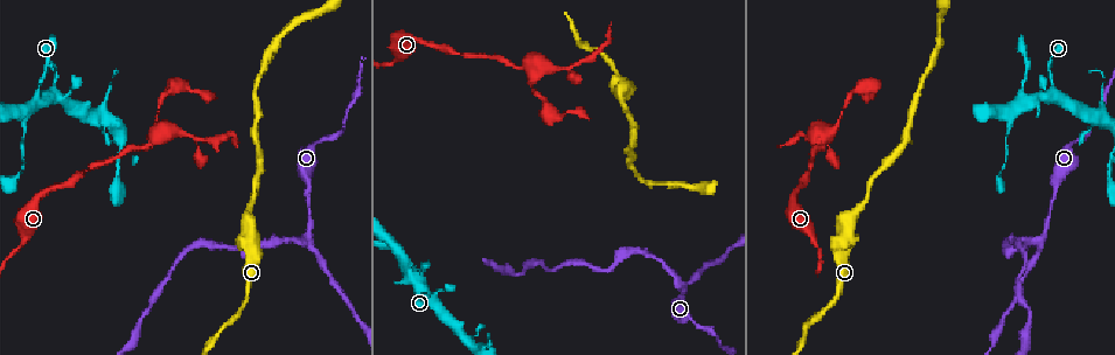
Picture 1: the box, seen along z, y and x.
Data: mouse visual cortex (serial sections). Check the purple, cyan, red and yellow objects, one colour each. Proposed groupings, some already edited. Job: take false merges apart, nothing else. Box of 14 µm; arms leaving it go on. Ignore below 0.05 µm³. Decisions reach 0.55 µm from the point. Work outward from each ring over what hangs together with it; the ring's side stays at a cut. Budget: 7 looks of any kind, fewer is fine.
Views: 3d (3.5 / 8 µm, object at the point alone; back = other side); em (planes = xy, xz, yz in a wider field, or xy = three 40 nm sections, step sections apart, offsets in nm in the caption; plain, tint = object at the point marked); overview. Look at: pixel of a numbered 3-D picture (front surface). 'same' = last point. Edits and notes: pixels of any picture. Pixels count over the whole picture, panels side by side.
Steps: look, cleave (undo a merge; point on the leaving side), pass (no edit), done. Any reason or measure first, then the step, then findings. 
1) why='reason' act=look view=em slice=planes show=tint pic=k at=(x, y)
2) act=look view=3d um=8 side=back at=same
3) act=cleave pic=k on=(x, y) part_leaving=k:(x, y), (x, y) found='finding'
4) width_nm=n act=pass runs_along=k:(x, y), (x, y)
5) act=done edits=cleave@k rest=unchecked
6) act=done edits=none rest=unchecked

why='sudden change in width' act=look view=3d um=3.5 side=back pic=1 at=(414, 37)

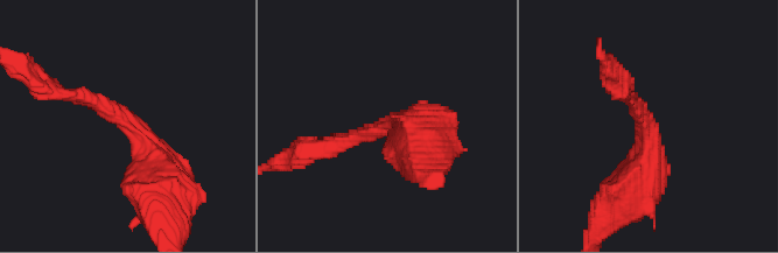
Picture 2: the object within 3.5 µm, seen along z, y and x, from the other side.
arm_widths_nm=200,500 why='now the EM' act=look view=em slice=xy step=2 show=tint pic=2 at=(642, 117)

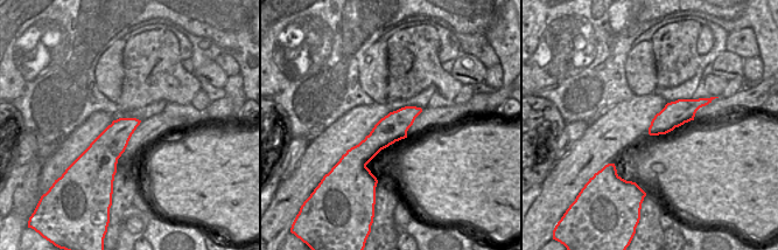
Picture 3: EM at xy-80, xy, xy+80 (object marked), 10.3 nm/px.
why='another direction' act=look view=em slice=xy step=3 show=tint at=same

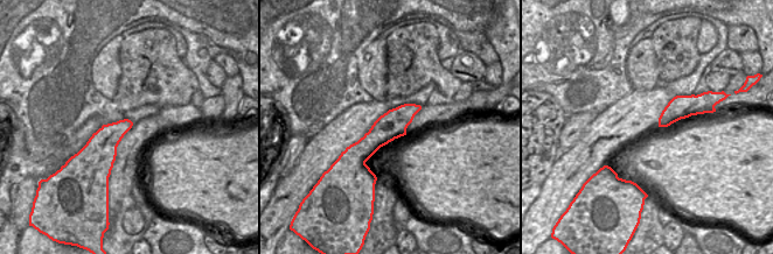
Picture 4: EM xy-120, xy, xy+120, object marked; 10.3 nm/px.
act=pass runs_along=4:(417, 107), (361, 152), (347, 152) found='continuous, no second cell'

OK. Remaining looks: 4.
why='sudden change in width' act=look view=3d um=3.5 pic=1 at=(535, 75)

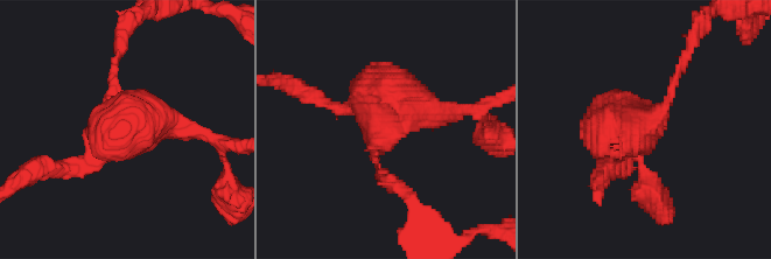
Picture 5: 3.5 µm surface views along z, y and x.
act=pass runs_along=5:(617, 169), (632, 130), (668, 102), (678, 72) found='one cell here'

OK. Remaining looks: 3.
why='a narrow waist' act=look view=3d um=8 pic=1 at=(692, 320)

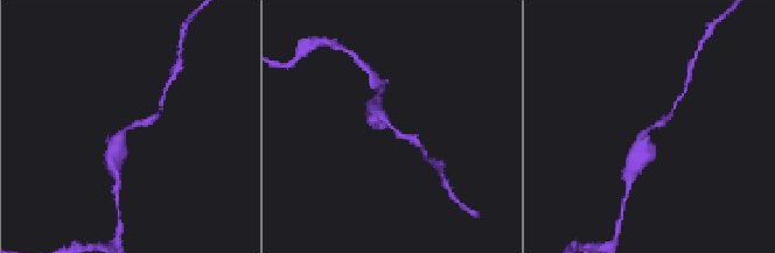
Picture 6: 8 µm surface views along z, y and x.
arm_widths_nm=250,400 why='now the EM' act=look view=em slice=xy step=5 show=tint pic=6 at=(395, 130)

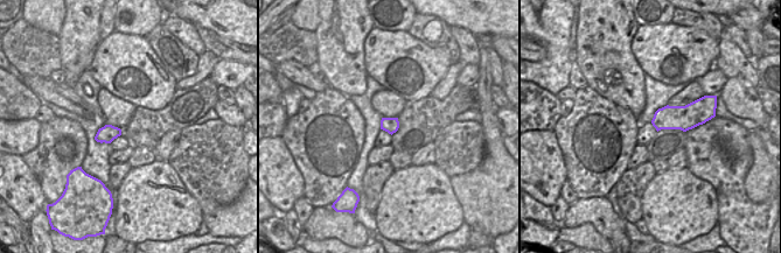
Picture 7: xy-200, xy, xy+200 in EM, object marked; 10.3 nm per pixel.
act=pass runs_along=6:(114, 147), (127, 127), (160, 112) found='continuous, no second cell'

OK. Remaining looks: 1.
act=done edits=none rest=unchecked

